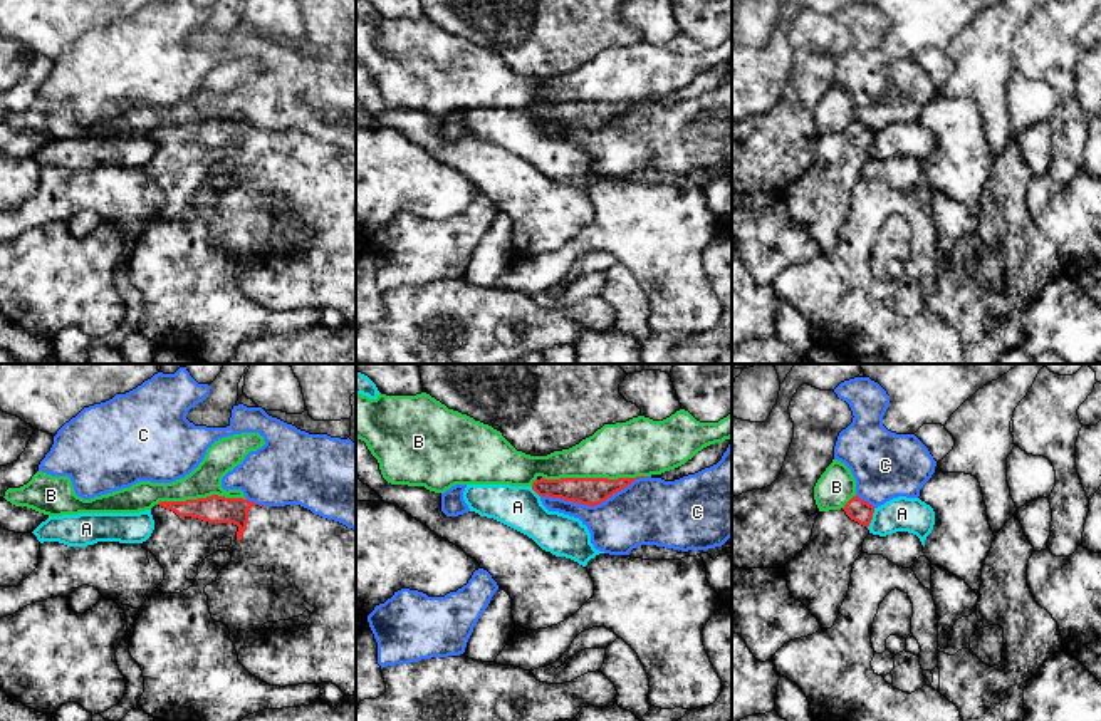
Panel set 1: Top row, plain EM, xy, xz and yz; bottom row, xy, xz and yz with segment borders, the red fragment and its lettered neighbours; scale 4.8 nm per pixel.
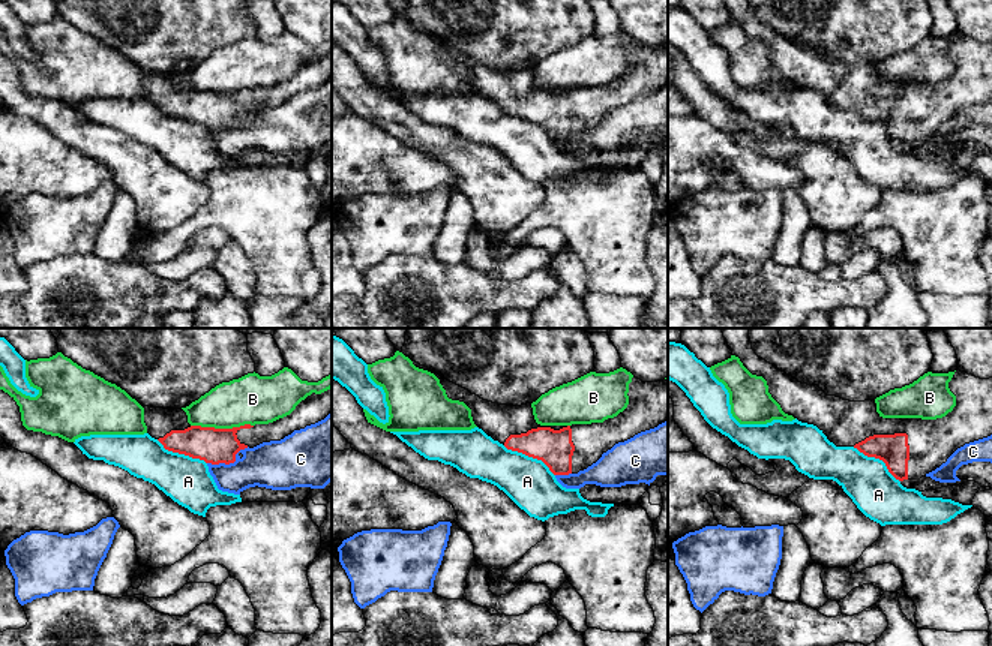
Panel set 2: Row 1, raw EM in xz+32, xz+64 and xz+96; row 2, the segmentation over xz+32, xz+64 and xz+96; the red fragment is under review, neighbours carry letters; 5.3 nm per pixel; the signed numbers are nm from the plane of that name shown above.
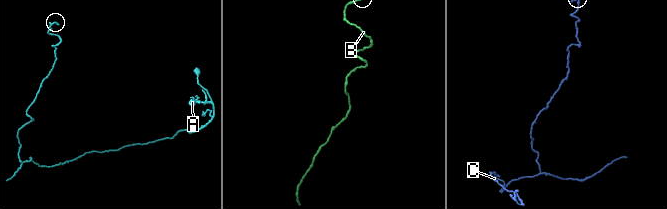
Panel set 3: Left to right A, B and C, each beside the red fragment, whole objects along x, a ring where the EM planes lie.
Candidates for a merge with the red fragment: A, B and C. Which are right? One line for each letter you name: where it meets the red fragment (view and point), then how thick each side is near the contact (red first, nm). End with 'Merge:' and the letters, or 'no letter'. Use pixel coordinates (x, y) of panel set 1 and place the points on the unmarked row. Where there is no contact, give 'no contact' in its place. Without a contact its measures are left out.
Merge: no letter

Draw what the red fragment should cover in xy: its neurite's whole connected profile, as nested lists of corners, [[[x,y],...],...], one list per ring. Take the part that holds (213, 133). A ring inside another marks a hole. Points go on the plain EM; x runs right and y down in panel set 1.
[[[218,119],[186,126],[159,126],[151,132],[151,139],[154,144],[154,154],[151,161],[143,166],[143,171],[151,176],[159,189],[164,193],[164,205],[158,210],[158,216],[180,218],[183,215],[188,215],[190,211],[193,211],[195,201],[198,200],[198,191],[206,181],[217,176],[232,178],[232,186],[218,196],[215,206],[205,211],[205,218],[208,220],[211,243],[215,246],[223,246],[230,253],[230,265],[235,270],[238,285],[252,300],[270,310],[280,312],[332,307],[344,317],[344,320],[356,320],[356,154],[347,153],[339,146],[314,139],[310,134],[300,129],[264,131],[243,122],[225,122]],[[305,235],[309,235],[312,240],[304,250],[297,250],[294,253],[262,252],[267,246],[279,246],[299,241]]]

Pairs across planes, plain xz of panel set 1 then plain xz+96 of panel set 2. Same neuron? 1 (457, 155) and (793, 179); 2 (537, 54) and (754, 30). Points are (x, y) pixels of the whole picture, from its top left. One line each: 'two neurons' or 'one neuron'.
1: two neurons
2: two neurons

